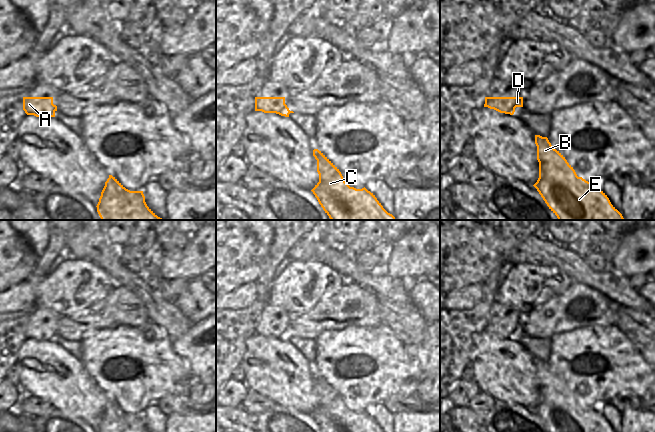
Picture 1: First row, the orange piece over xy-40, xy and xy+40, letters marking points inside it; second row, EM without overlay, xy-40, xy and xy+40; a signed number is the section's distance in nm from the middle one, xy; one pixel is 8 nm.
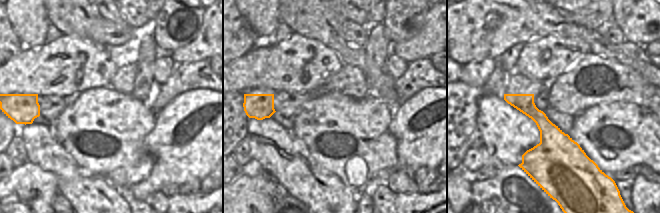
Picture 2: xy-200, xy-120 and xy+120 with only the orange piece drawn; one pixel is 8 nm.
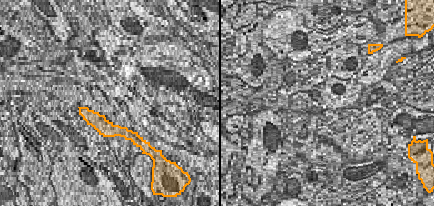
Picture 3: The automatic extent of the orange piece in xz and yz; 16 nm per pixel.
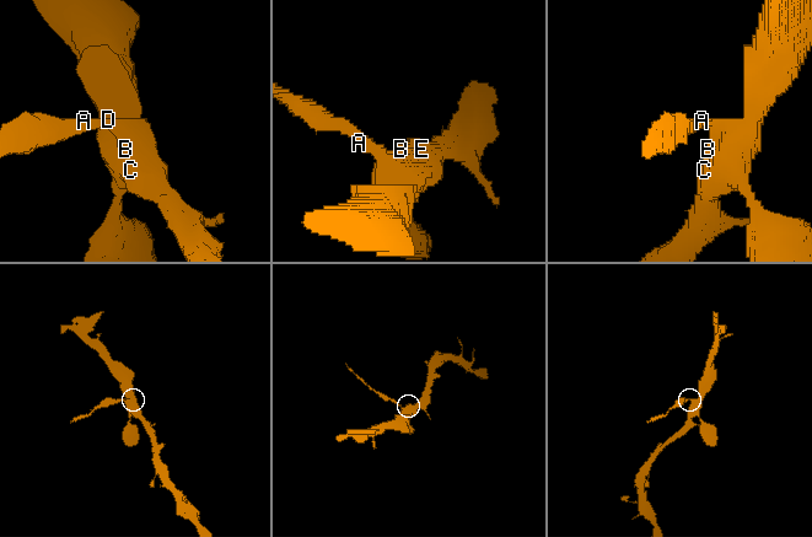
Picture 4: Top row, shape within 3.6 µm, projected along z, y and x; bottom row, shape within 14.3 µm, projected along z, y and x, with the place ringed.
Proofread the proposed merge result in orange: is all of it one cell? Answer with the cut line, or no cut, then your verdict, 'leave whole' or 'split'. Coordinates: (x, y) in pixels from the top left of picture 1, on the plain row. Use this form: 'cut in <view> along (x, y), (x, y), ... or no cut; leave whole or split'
cut in xy along (272, 321), (272, 328), (278, 332), (279, 337); split

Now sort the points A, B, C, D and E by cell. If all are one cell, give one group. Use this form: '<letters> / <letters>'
A / B C D E

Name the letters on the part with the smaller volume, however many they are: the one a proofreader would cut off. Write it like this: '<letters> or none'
A

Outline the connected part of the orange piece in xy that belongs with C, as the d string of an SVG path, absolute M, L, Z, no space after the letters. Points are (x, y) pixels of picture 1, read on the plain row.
M314 373L313 380L317 384L319 406L311 415L322 432L383 432L365 411L350 411L339 393L321 375Z

